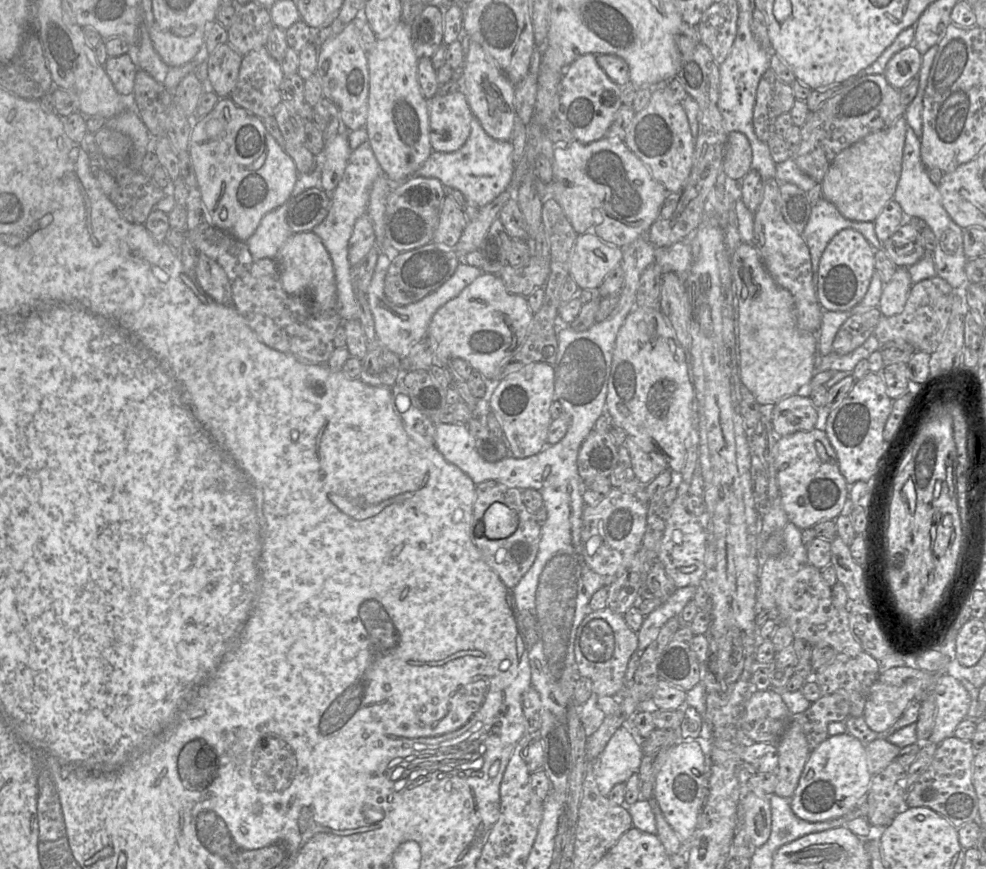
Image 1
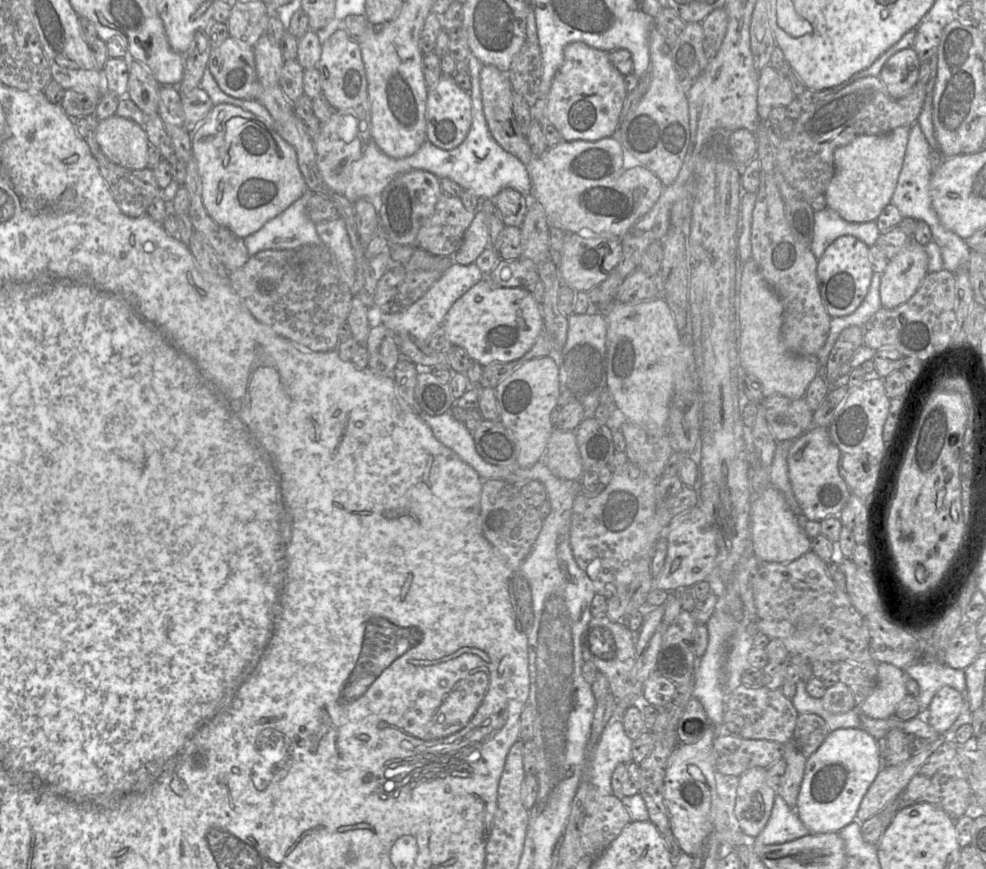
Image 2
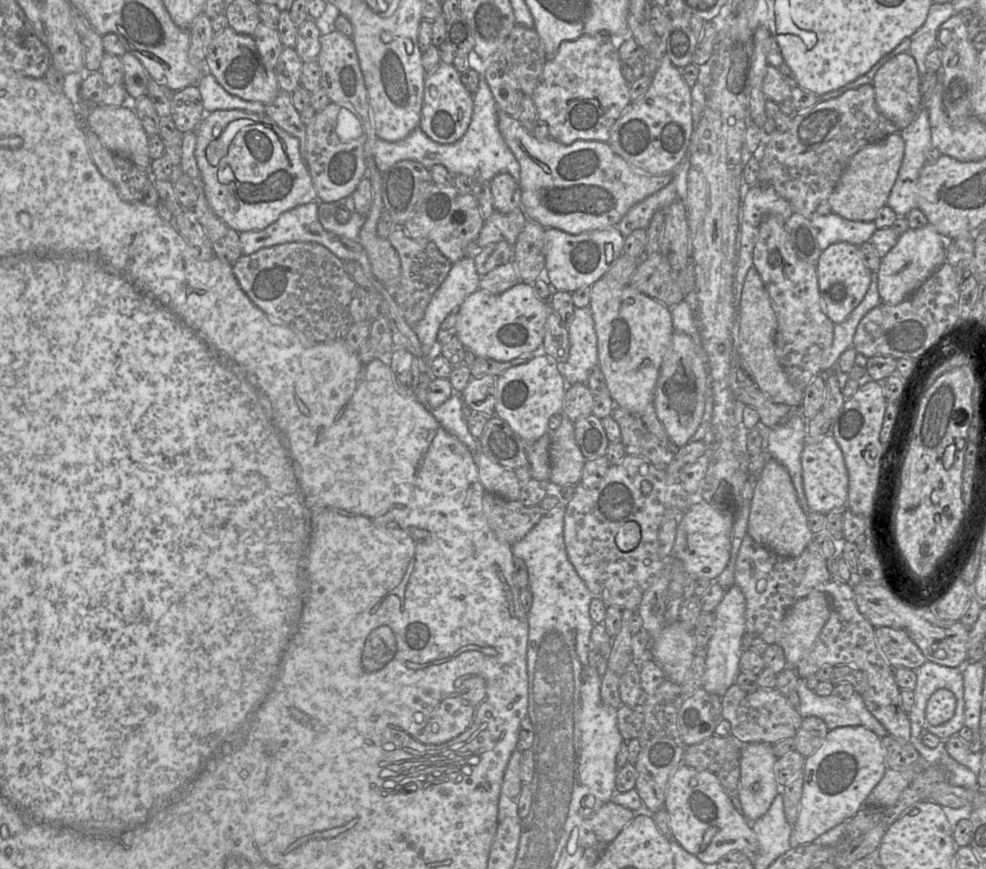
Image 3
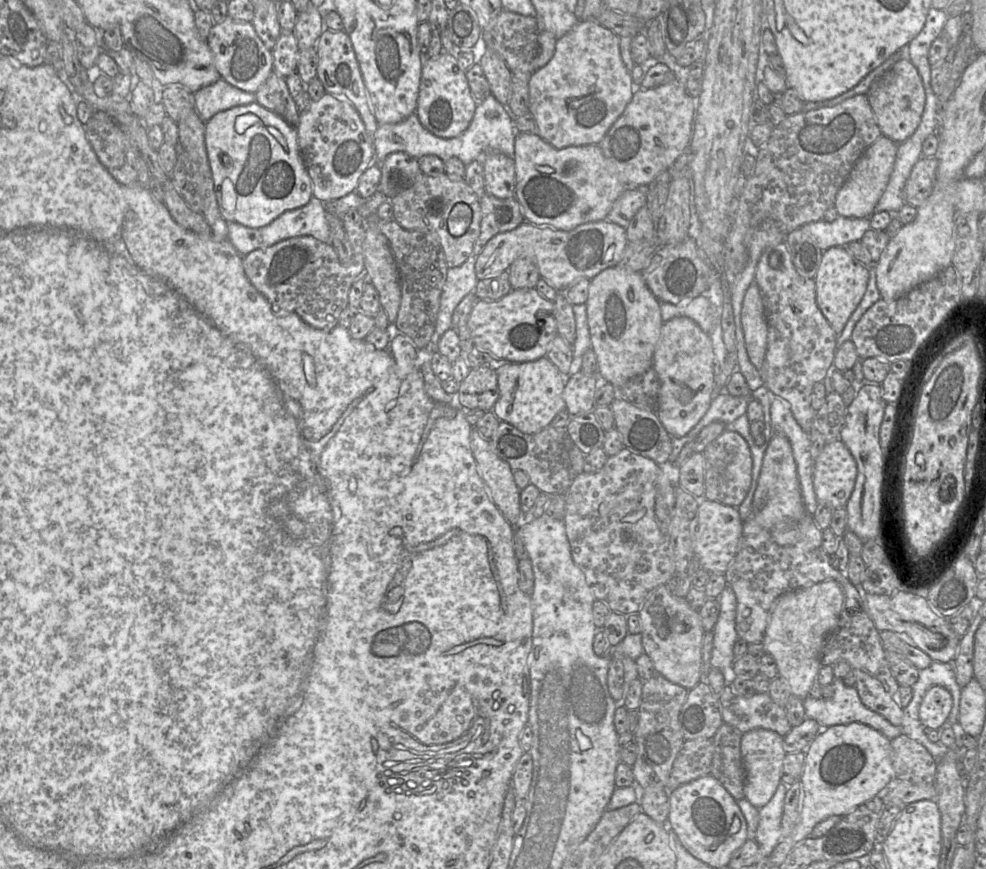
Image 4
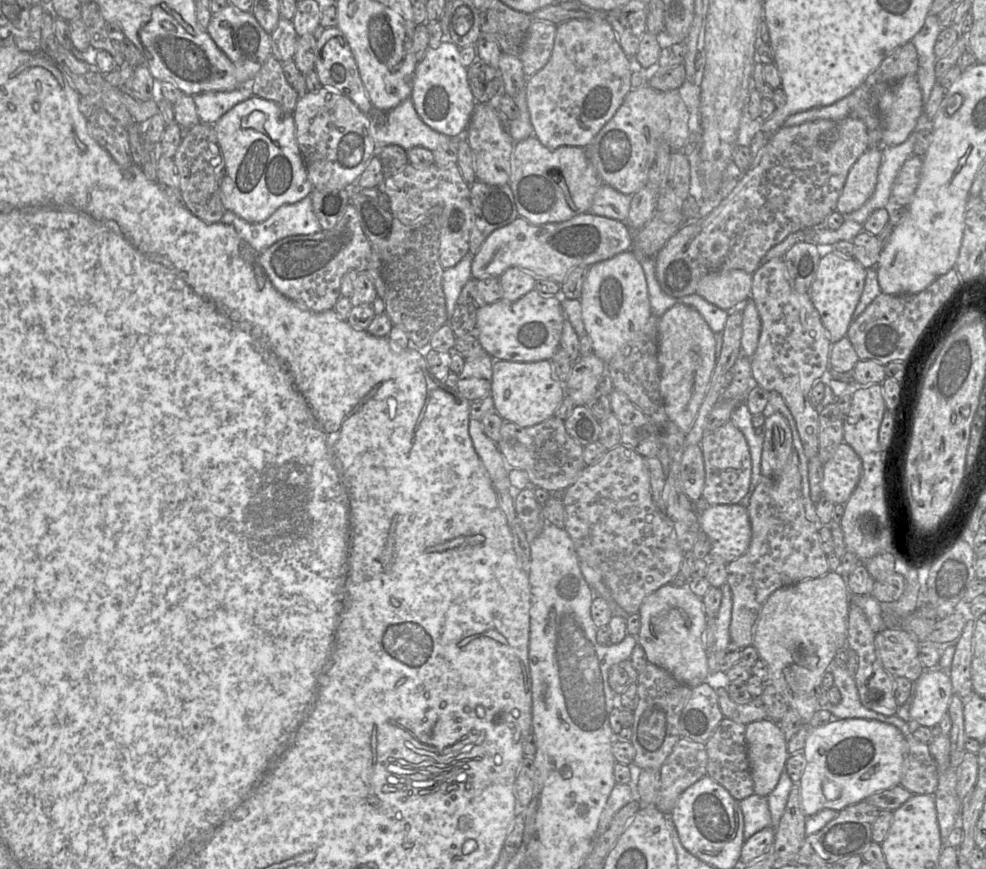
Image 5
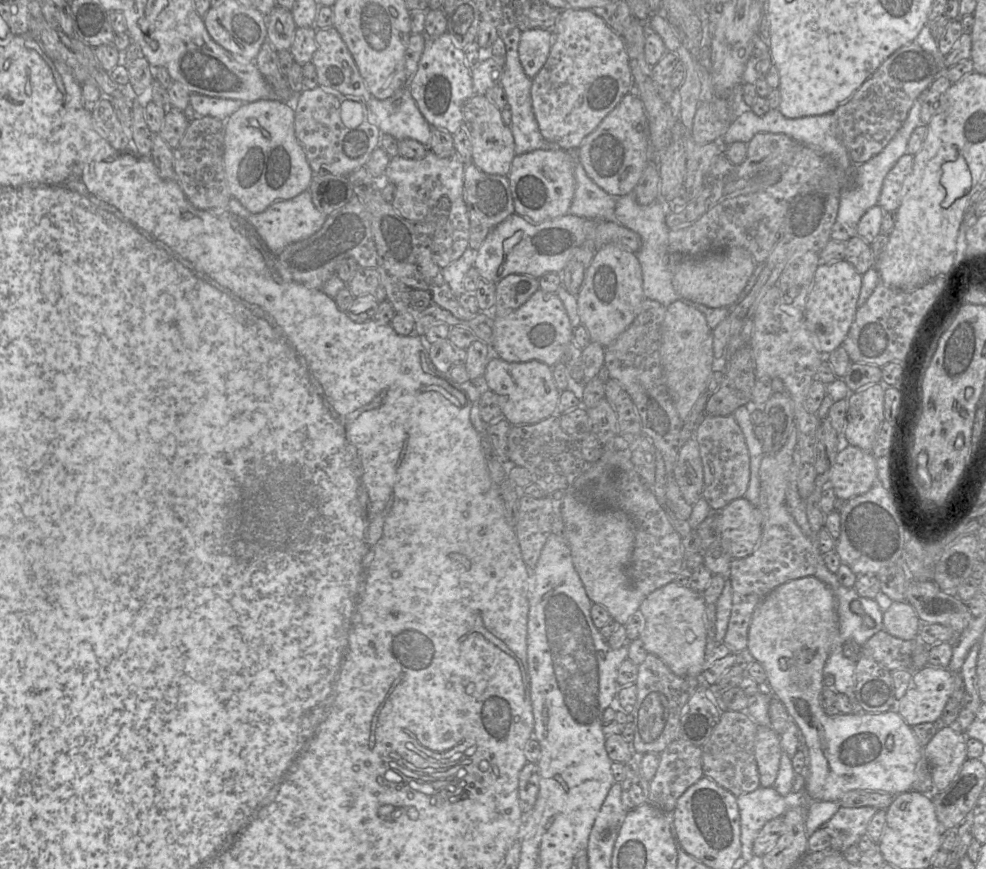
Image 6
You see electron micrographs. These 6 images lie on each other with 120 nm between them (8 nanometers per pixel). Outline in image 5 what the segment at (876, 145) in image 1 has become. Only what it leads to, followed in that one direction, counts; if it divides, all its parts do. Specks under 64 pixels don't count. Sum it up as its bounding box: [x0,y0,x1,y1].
[837,148,881,214]

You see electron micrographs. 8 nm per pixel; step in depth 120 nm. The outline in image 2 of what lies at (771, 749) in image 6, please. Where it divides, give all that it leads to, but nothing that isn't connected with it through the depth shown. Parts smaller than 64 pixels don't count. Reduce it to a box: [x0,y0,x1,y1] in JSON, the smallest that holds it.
[734,769,777,838]

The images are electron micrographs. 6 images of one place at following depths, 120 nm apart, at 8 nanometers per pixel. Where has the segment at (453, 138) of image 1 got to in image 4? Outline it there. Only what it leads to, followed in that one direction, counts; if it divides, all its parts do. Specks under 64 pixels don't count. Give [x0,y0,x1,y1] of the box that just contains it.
[415,51,477,138]

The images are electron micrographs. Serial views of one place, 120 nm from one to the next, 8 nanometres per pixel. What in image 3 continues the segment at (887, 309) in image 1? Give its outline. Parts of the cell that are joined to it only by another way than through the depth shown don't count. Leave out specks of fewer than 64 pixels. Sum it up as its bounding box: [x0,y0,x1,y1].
[878,224,947,306]

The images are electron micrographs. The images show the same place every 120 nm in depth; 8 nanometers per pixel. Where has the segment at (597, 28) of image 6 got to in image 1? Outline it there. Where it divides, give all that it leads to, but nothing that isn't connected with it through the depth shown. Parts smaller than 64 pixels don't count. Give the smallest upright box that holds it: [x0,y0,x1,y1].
[556,55,621,143]

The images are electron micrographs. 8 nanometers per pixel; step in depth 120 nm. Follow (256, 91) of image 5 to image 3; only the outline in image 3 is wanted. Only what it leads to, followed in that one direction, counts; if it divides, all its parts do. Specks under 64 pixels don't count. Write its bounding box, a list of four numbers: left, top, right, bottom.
[265,89,306,160]

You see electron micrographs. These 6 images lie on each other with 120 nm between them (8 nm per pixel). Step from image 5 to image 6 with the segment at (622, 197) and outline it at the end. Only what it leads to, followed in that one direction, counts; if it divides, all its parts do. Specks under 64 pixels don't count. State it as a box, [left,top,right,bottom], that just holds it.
[568,150,618,220]

